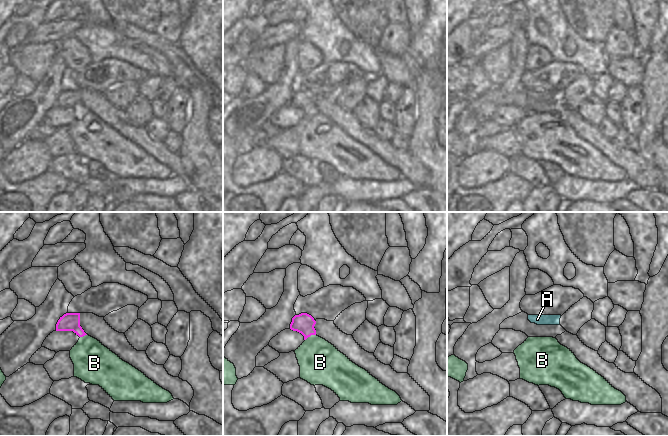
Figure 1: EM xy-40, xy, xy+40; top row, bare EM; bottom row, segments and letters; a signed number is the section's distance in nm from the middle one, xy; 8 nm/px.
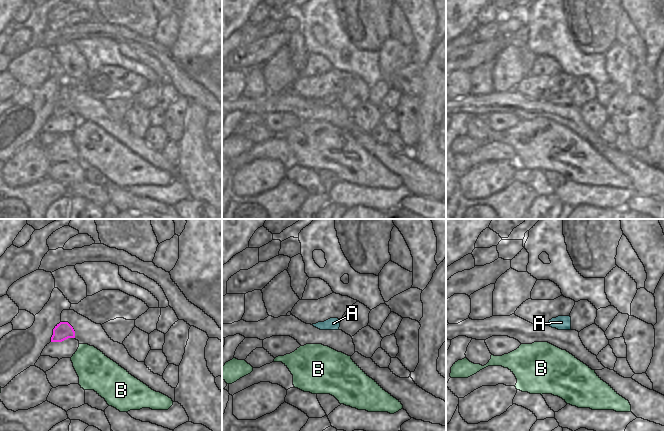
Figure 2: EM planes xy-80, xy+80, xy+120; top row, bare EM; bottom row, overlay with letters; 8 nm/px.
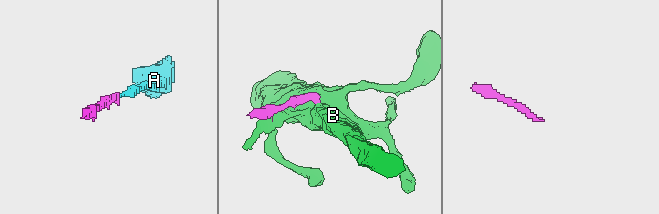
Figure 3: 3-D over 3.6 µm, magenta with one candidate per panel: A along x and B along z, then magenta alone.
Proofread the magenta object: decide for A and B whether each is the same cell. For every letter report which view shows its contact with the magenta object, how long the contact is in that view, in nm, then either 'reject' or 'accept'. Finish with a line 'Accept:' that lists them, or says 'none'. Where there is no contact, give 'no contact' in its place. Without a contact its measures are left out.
A: no contact; accept
B: contact in xy; length 100 nm; reject
Accept: A

